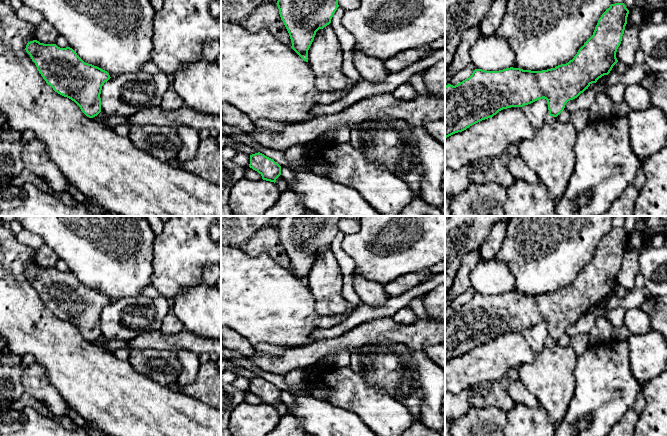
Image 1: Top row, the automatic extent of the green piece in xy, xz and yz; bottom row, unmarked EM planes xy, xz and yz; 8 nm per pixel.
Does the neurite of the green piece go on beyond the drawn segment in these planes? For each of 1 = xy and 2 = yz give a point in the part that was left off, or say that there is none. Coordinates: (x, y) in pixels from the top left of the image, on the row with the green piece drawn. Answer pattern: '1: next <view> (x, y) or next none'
1: next none
2: next none

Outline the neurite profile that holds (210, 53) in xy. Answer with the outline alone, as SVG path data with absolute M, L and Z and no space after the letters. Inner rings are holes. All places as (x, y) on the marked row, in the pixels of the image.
M219 41L206 42L203 45L202 56L209 62L216 61L218 55L221 54L221 44Z

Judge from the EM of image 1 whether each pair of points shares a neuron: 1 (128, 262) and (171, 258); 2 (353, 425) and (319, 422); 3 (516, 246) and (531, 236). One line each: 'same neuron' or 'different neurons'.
1: different neurons
2: same neuron
3: same neuron

